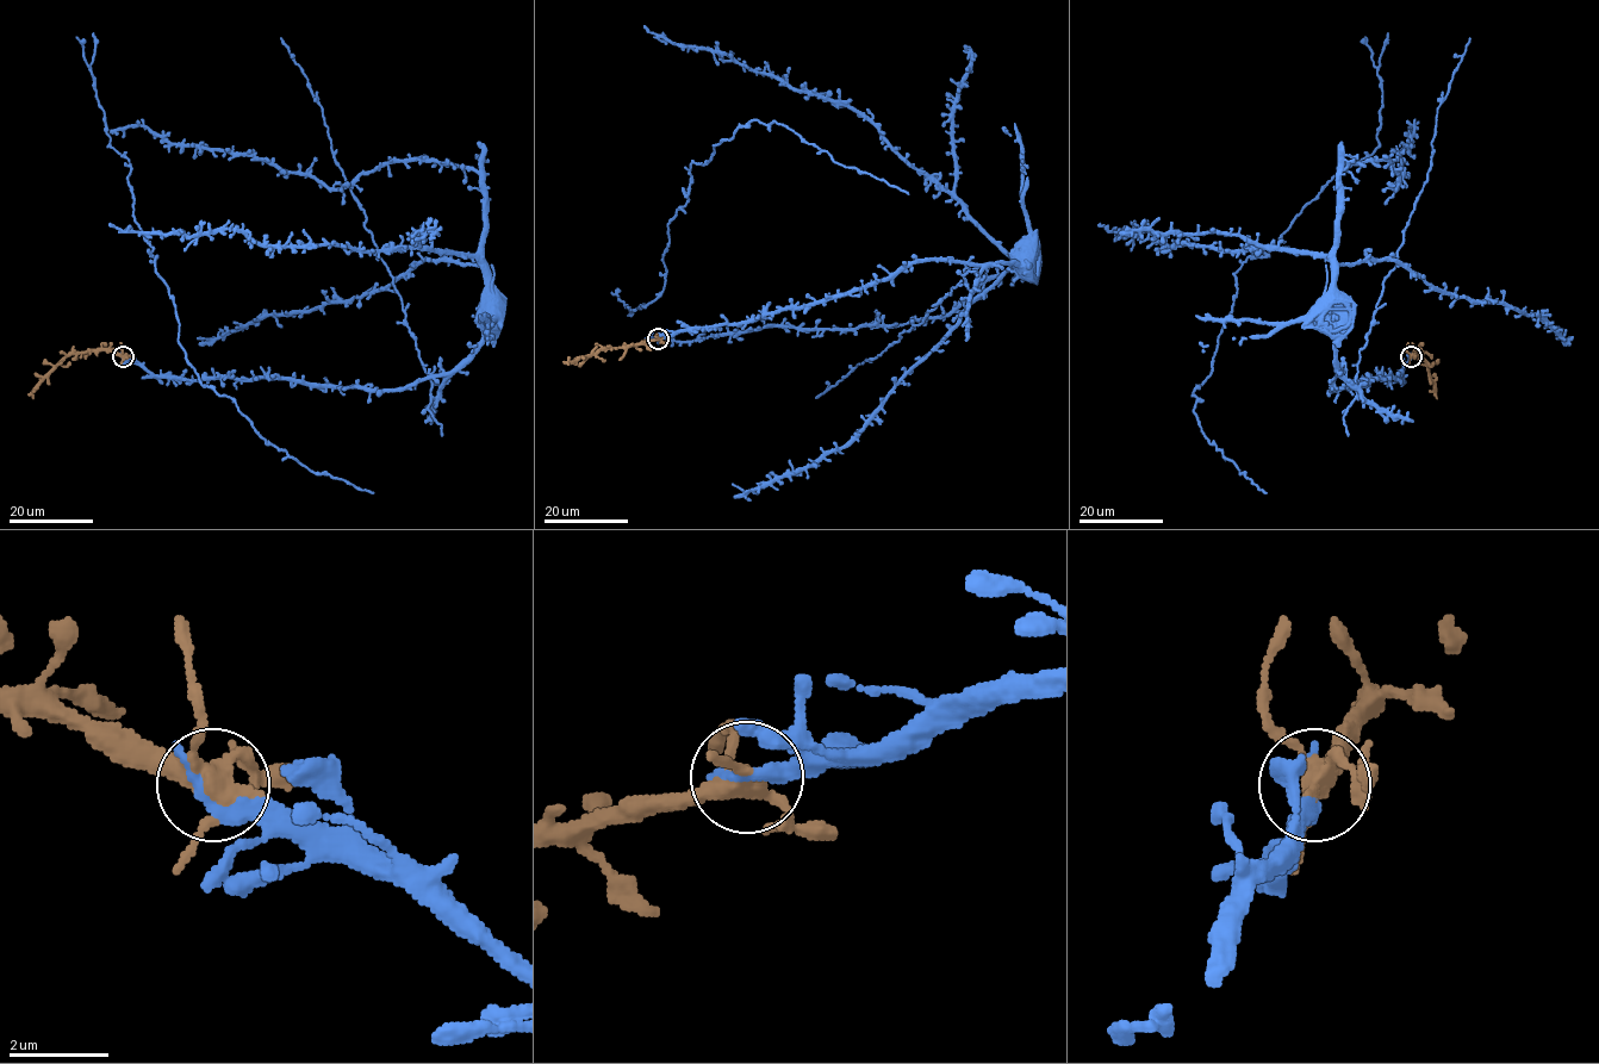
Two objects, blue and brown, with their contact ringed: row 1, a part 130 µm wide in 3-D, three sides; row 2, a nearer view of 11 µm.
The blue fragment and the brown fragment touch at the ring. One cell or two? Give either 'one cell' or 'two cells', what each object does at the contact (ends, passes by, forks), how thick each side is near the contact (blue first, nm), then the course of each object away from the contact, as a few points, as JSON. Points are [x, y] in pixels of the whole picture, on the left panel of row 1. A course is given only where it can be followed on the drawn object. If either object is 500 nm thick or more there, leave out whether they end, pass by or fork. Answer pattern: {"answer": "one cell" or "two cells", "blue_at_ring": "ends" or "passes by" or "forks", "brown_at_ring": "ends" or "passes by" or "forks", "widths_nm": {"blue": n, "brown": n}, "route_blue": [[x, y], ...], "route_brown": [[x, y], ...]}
{"answer": "one cell", "blue_at_ring": "ends", "brown_at_ring": "forks", "widths_nm": {"blue": 340, "brown": 360}, "route_blue": [[123, 356], [155, 374], [187, 379], [290, 378], [299, 383], [404, 390], [449, 374], [481, 338], [489, 319]], "route_brown": [[123, 356], [109, 350], [70, 353], [32, 392], [33, 398]]}

